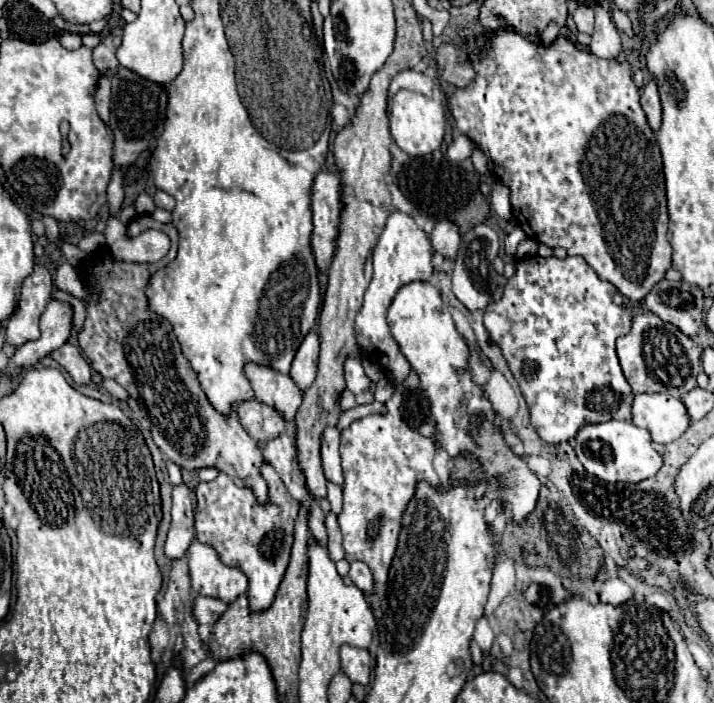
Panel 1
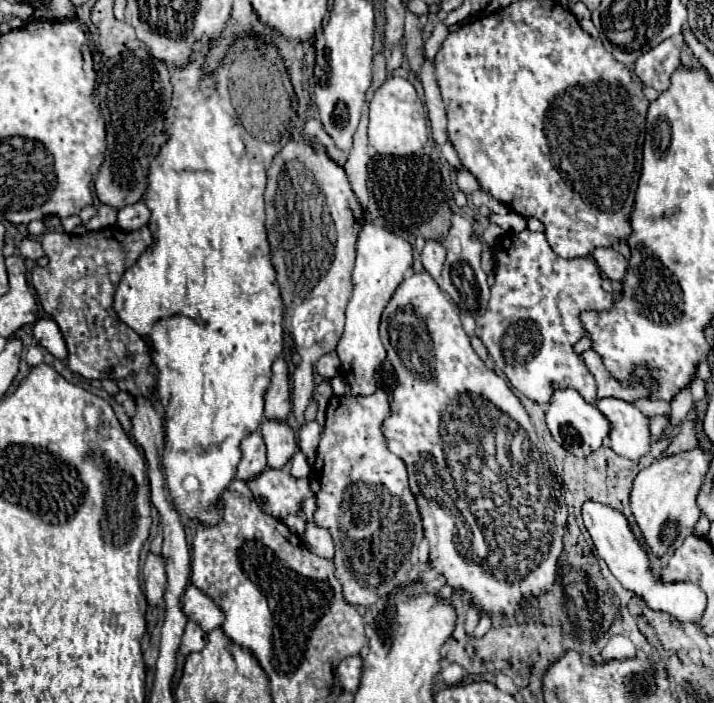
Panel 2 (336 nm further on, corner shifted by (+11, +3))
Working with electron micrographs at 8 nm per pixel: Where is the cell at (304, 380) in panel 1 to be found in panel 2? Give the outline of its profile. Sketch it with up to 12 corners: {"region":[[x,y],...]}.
{"region":[[284,358],[272,364],[272,382],[264,394],[264,416],[286,422],[290,384]]}

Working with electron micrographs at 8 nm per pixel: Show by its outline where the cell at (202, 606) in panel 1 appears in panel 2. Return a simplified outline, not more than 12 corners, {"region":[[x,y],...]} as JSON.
{"region":[[188,622],[180,642],[180,654],[200,652],[206,634],[198,624]]}

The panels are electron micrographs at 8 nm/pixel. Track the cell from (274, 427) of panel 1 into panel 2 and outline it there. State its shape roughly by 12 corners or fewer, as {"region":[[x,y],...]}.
{"region":[[260,432],[242,440],[236,478],[254,480],[266,470],[266,446]]}

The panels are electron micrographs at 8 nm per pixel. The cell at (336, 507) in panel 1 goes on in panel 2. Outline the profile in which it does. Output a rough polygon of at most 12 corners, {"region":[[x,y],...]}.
{"region":[[306,422],[298,430],[298,446],[314,464],[322,426]]}

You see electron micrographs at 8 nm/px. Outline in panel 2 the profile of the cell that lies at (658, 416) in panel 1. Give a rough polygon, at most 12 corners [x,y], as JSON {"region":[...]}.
{"region":[[604,398],[610,448],[624,458],[650,450],[648,418],[630,402]]}

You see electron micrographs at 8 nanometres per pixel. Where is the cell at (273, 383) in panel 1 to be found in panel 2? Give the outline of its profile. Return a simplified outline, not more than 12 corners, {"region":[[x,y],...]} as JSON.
{"region":[[284,422],[260,424],[268,450],[268,468],[286,466],[298,450]]}

